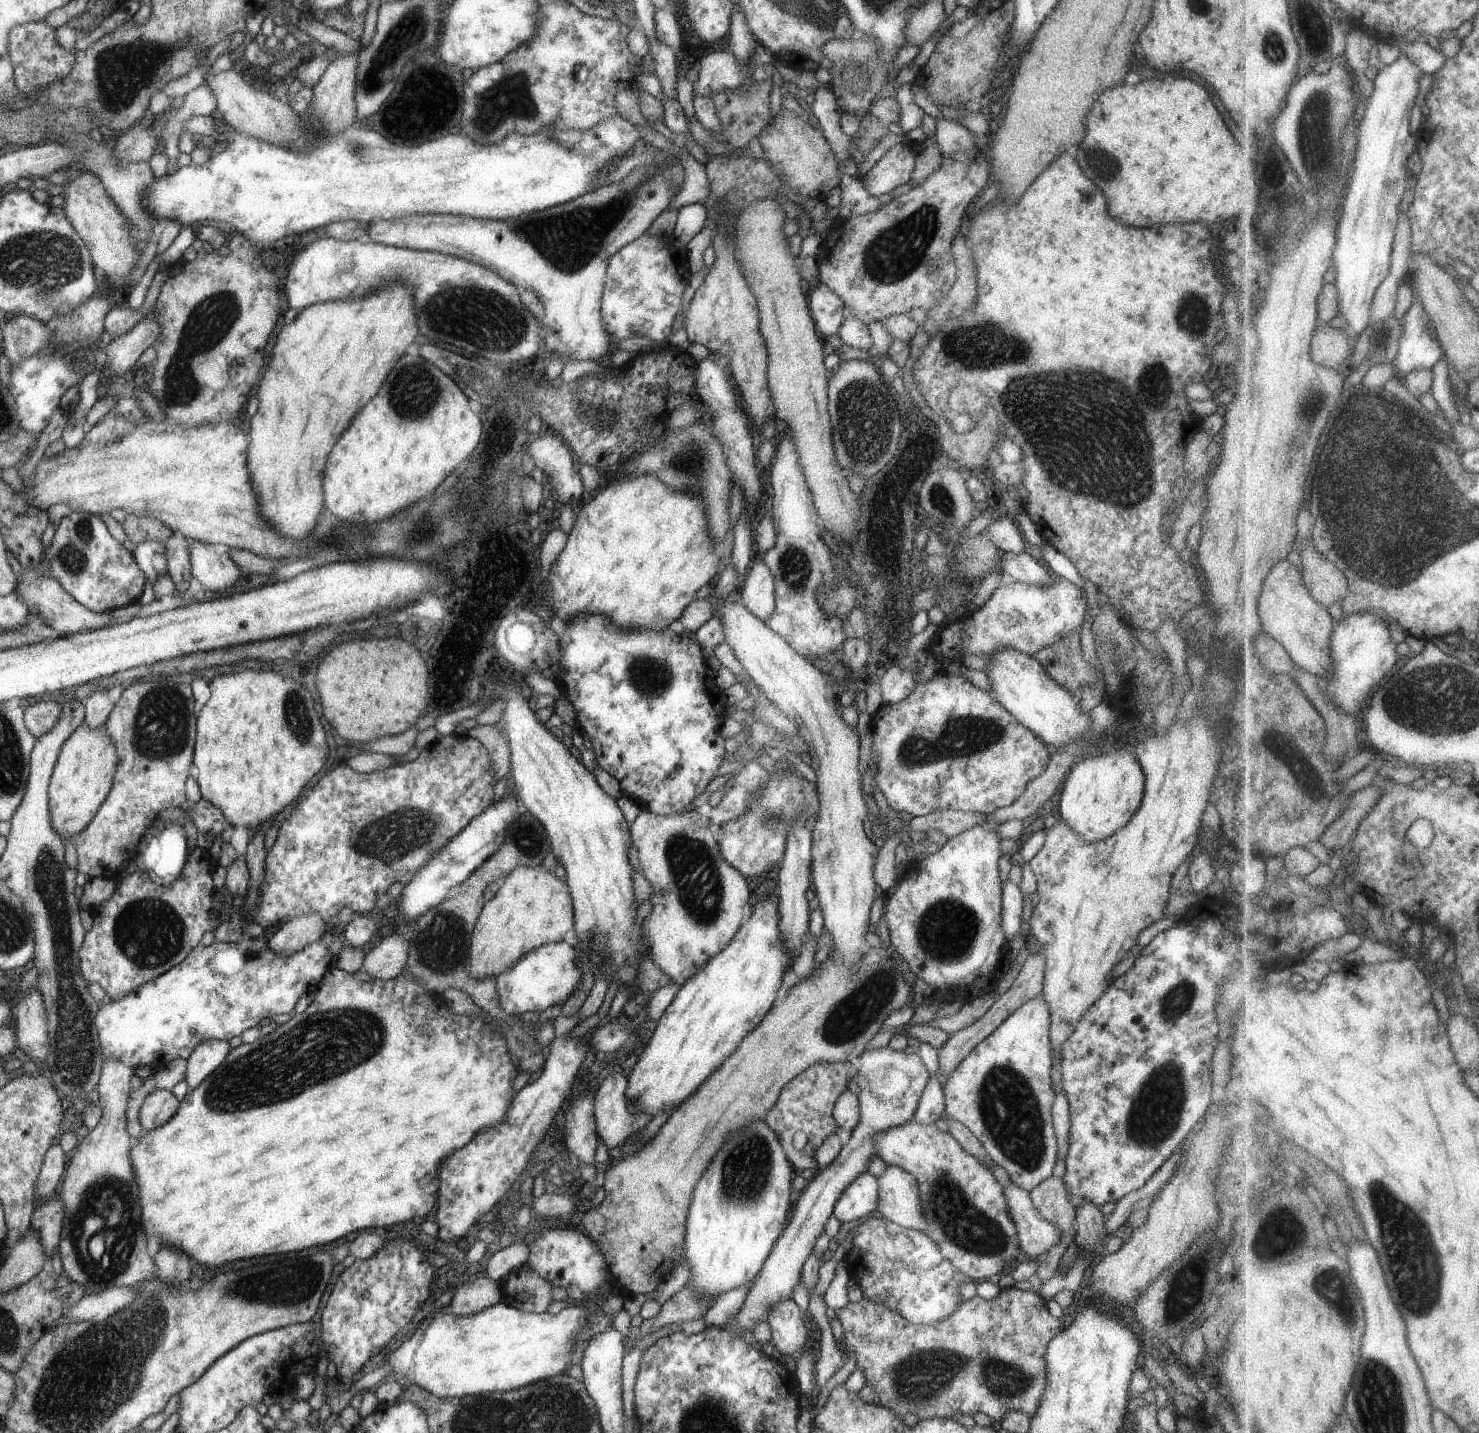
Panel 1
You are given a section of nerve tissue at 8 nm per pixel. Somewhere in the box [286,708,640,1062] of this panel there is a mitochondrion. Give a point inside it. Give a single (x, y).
(399, 833)

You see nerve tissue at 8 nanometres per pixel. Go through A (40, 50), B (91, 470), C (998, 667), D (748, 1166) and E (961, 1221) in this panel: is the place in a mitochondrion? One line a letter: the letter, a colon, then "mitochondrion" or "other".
A: other
B: other
C: other
D: mitochondrion
E: mitochondrion

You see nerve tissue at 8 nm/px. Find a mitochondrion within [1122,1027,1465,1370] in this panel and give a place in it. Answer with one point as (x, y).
(1417, 1262)

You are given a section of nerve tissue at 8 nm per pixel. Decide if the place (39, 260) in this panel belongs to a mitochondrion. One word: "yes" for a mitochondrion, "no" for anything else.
yes

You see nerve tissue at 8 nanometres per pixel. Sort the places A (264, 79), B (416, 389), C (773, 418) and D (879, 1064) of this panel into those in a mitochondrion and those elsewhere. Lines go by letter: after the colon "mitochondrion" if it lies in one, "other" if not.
A: other
B: mitochondrion
C: other
D: other

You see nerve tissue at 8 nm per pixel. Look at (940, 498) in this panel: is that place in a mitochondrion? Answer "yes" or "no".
yes

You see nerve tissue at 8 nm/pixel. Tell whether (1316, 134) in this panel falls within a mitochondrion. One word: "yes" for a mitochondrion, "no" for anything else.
yes

